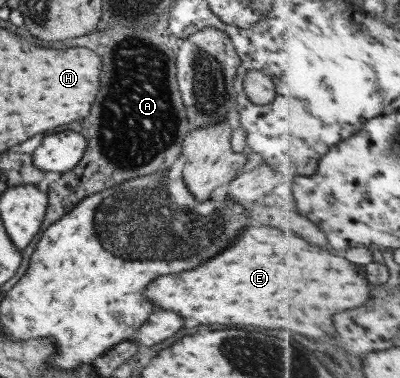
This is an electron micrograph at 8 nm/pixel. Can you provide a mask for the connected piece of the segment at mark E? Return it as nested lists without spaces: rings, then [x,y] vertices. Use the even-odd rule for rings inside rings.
[[[259,226],[259,228],[245,228],[245,230],[241,230],[241,234],[239,234],[225,250],[221,250],[221,252],[215,254],[213,258],[201,262],[201,266],[195,266],[195,270],[185,270],[183,274],[177,274],[177,276],[171,274],[171,276],[155,278],[155,280],[147,286],[145,298],[147,298],[155,308],[161,306],[161,310],[171,310],[171,312],[175,312],[177,316],[197,320],[199,324],[235,324],[235,326],[247,326],[241,327],[240,329],[261,333],[264,333],[263,328],[269,328],[269,330],[285,330],[285,332],[291,332],[291,330],[293,330],[293,332],[305,334],[305,336],[309,336],[309,338],[323,338],[323,336],[327,336],[327,334],[335,334],[335,328],[333,328],[333,314],[343,312],[343,310],[349,310],[349,308],[363,306],[365,301],[371,300],[371,282],[367,279],[367,274],[366,266],[349,262],[349,260],[343,257],[342,253],[337,253],[337,256],[335,256],[335,254],[327,252],[326,249],[323,250],[323,248],[317,248],[317,246],[309,244],[307,240],[303,240],[303,238],[299,238],[299,236],[295,236],[295,234],[293,234],[293,236],[291,236],[291,234],[281,236],[281,230]]]

